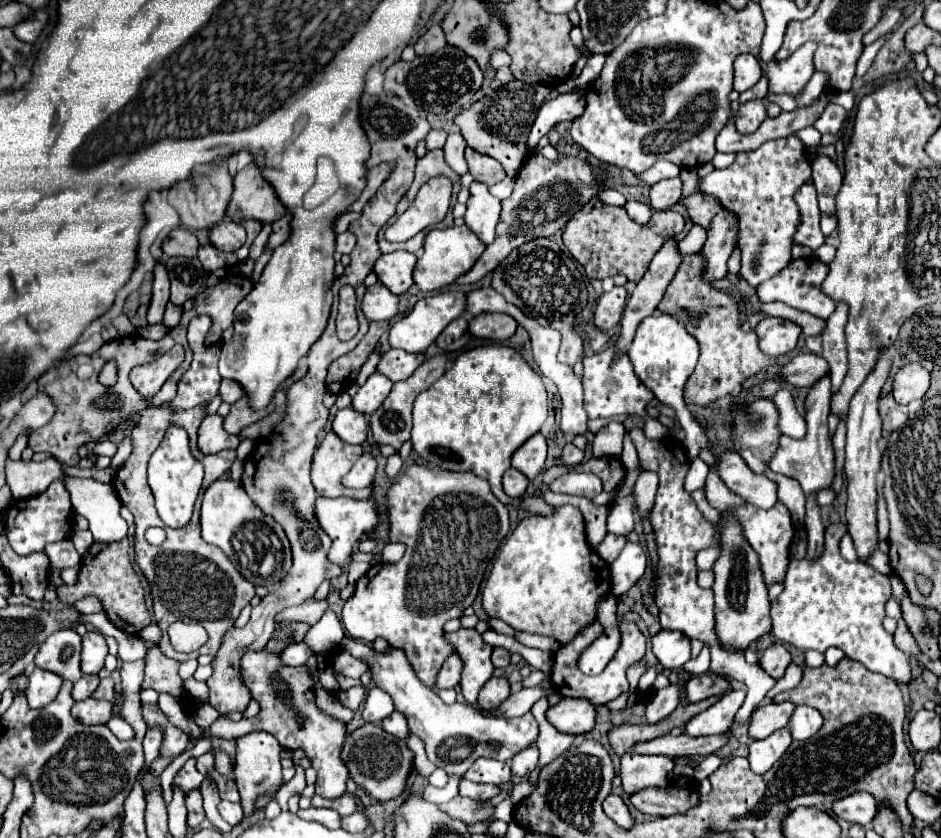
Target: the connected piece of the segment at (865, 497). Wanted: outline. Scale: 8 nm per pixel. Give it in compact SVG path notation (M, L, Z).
M891 347L879 349L879 359L869 377L857 389L849 405L847 419L847 445L845 445L845 475L847 475L847 525L855 541L855 549L861 561L865 561L877 549L877 517L875 517L875 499L877 499L877 477L881 469L881 451L877 447L881 439L881 417L879 417L879 397L881 389L889 377L891 369Z

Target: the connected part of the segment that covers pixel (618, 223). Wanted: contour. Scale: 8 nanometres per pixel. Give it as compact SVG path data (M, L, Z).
M593 197L567 223L563 233L563 243L571 251L571 255L585 267L587 277L605 279L613 275L625 275L629 281L637 283L647 271L649 261L663 245L663 241L671 235L681 233L683 227L685 227L683 215L673 209L653 211L653 217L647 225L637 225L627 215L625 207L611 207L601 203L599 197Z

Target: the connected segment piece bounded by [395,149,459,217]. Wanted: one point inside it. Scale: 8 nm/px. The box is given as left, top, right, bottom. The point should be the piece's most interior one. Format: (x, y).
(433, 164)

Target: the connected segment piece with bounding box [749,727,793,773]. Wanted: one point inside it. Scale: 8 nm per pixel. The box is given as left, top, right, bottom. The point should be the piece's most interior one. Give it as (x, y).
(762, 754)

